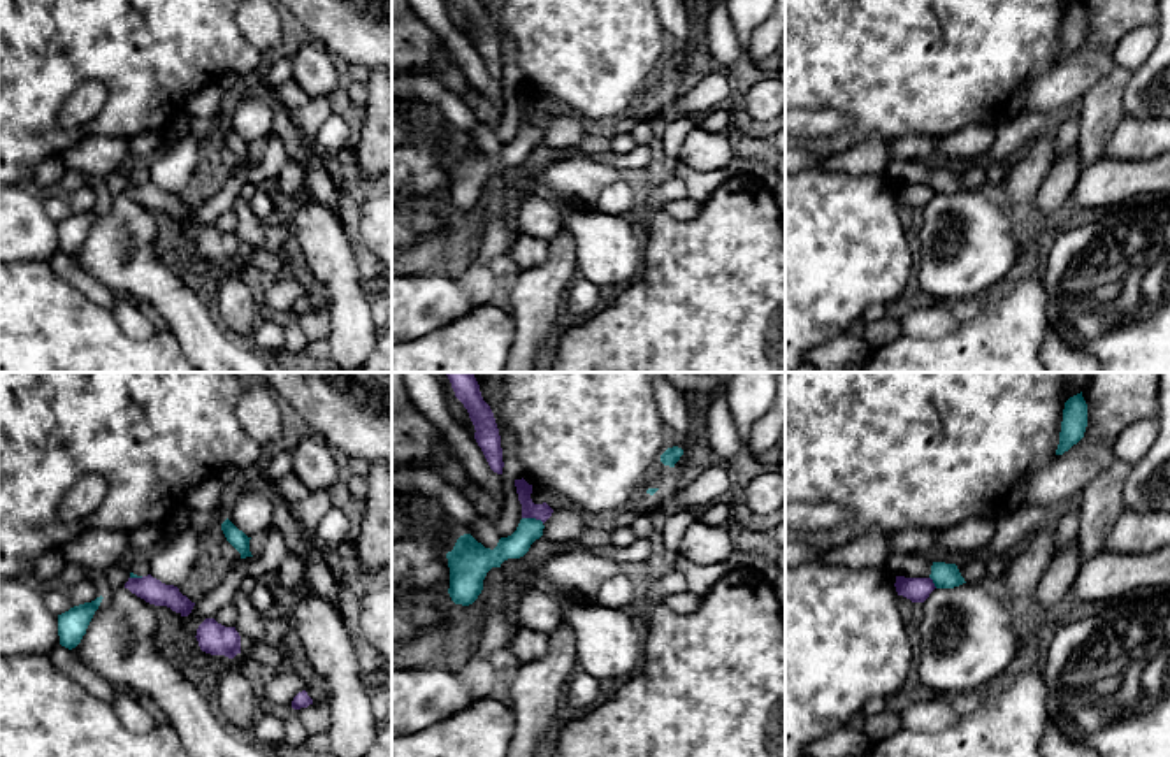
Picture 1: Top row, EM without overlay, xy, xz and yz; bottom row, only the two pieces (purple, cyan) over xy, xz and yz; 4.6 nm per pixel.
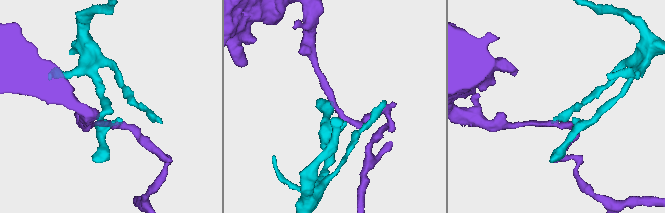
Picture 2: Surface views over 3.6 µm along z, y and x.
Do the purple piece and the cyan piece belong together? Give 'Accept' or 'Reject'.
Reject

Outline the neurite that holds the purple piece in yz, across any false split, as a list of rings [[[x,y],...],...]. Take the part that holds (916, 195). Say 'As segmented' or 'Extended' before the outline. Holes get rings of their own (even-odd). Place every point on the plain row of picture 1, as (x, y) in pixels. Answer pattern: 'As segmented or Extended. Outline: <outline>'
As segmented. Outline: [[[896,183],[896,198],[912,209],[924,209],[936,195],[931,184],[905,184]]]

